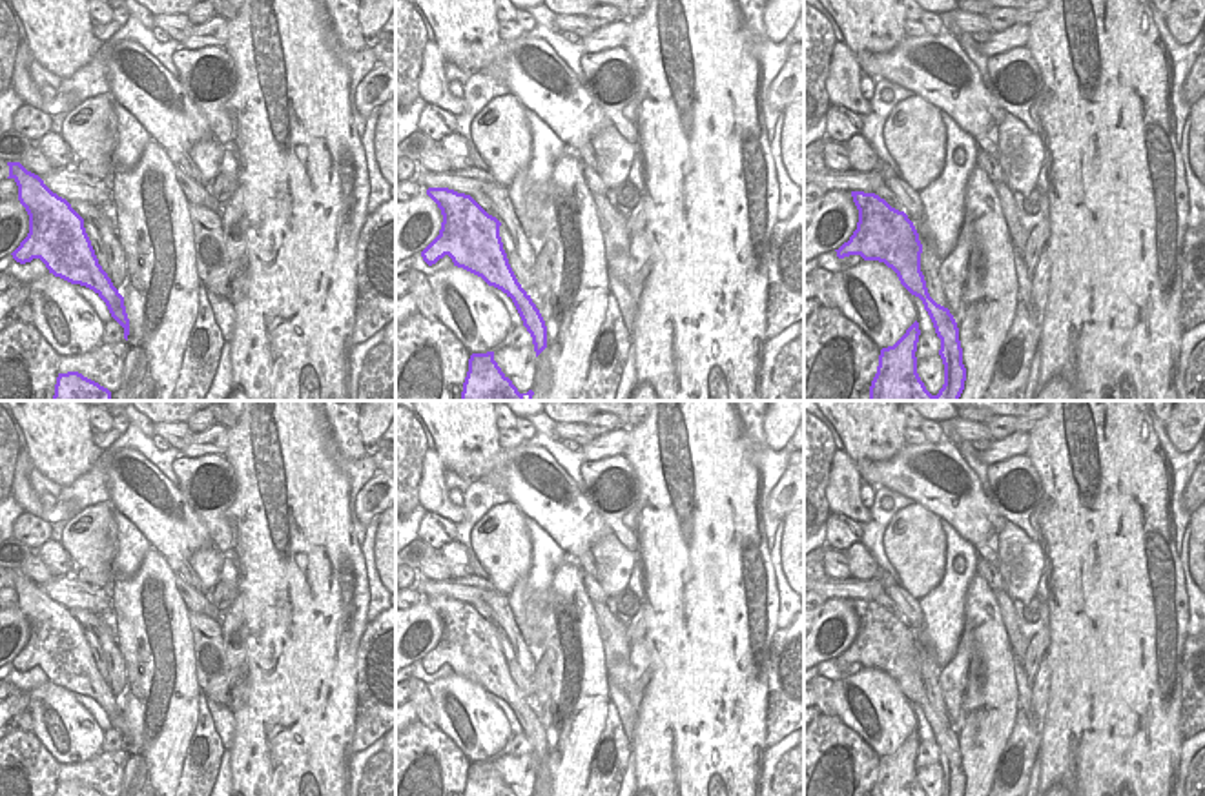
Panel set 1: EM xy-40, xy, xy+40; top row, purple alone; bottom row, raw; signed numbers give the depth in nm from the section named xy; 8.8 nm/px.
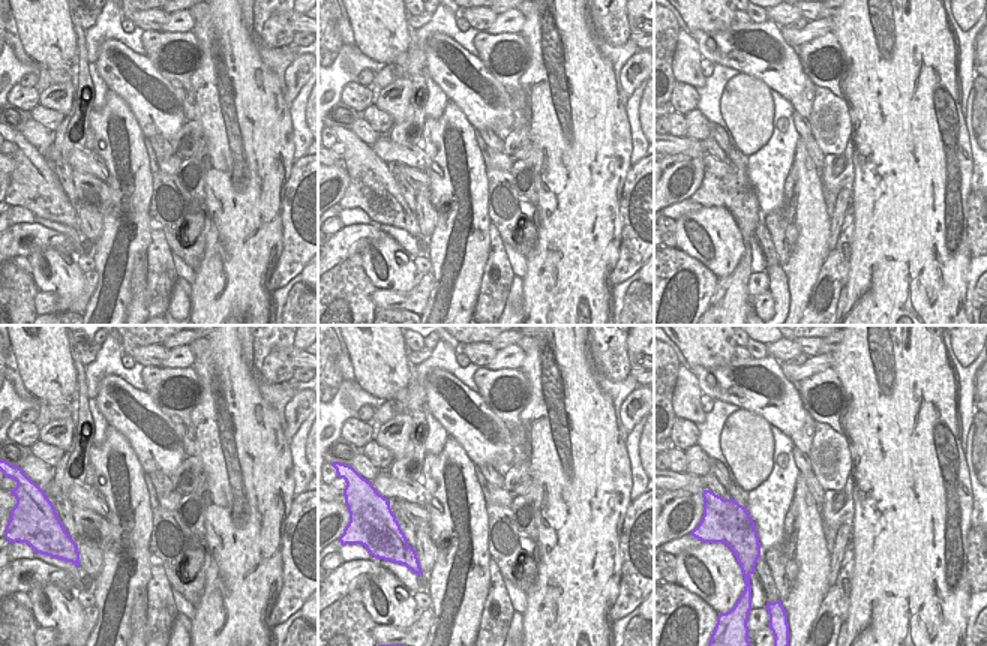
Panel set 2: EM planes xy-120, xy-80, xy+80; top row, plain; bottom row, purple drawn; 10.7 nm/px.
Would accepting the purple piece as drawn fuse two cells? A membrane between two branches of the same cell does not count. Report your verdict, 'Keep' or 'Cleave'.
Cleave.

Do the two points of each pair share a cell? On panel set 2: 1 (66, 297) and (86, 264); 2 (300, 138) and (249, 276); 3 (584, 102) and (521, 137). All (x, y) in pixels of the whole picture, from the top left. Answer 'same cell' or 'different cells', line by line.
1: different cells
2: different cells
3: different cells

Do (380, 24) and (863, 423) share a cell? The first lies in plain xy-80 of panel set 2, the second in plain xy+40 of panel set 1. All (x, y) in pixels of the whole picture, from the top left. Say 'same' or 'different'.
same

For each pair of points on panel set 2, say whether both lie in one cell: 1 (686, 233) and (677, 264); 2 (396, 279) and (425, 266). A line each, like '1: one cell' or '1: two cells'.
1: two cells
2: two cells

